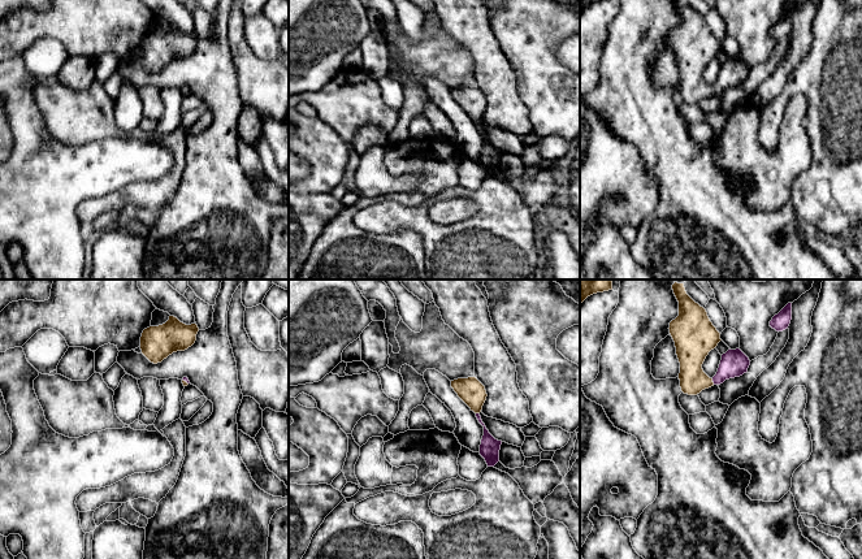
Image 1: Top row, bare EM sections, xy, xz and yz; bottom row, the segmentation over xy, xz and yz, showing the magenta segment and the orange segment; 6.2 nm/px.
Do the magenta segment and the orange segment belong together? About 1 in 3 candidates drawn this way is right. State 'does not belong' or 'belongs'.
belongs

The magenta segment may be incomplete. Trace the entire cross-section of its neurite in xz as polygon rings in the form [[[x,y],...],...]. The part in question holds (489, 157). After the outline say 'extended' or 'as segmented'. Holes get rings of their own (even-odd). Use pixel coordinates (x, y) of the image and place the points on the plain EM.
[[[458,87],[451,90],[451,96],[458,105],[476,122],[478,131],[484,135],[484,144],[480,153],[480,164],[485,168],[488,176],[494,176],[499,170],[499,159],[502,150],[495,148],[481,129],[480,121],[486,109],[485,95],[476,87]]]; extended

